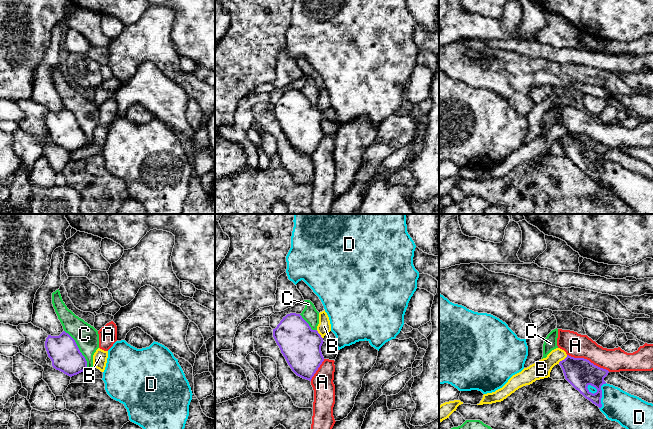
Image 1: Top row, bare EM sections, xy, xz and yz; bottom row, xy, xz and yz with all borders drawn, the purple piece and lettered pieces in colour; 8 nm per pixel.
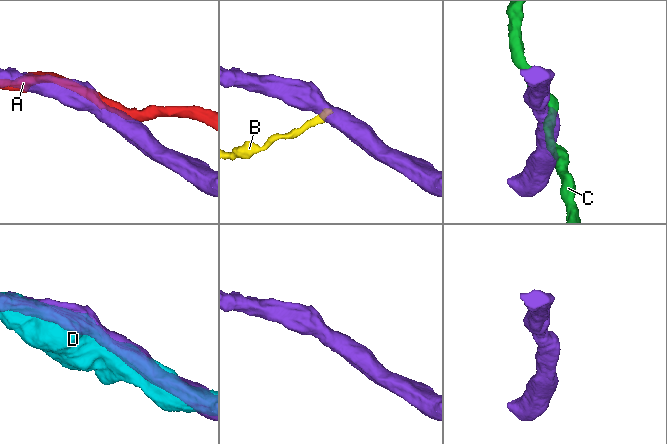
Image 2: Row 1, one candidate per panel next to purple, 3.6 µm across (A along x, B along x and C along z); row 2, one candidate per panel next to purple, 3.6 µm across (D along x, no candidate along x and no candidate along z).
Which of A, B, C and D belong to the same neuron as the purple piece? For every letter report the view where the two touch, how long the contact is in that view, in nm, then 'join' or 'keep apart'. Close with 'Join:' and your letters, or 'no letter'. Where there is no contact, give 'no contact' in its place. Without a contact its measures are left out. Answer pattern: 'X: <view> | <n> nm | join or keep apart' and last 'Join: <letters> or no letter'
A: yz | 380 nm | keep apart
B: yz | 100 nm | keep apart
C: xy | 360 nm | keep apart
D: yz | 220 nm | keep apart
Join: no letter

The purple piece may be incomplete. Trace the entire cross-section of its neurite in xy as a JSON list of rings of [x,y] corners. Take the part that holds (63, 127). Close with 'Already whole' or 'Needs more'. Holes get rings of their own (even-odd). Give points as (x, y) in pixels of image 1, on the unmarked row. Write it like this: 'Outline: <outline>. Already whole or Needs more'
Outline: [[[65,107],[59,112],[48,111],[45,124],[52,142],[72,153],[87,144],[87,137],[80,128],[75,116]]]. Already whole

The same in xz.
Outline: [[[287,90],[275,105],[273,113],[279,122],[292,147],[299,153],[311,157],[312,153],[324,137],[321,128],[323,114],[317,106],[312,106],[300,90]]]. Already whole

